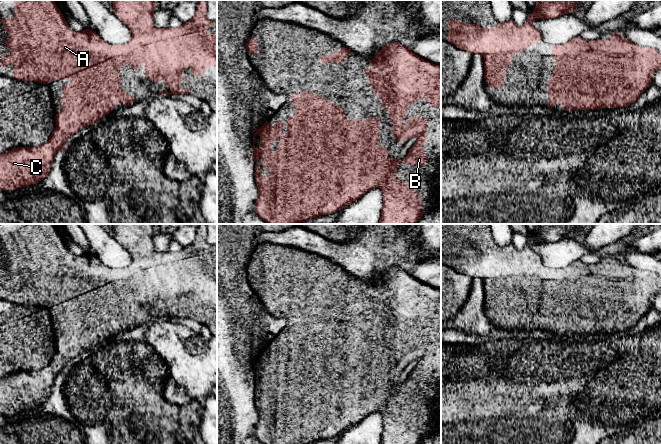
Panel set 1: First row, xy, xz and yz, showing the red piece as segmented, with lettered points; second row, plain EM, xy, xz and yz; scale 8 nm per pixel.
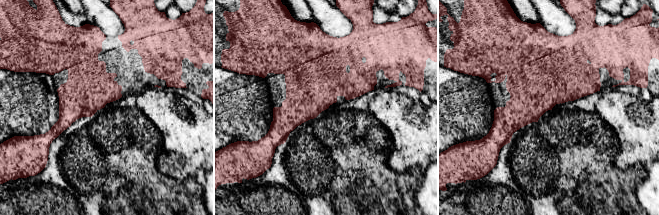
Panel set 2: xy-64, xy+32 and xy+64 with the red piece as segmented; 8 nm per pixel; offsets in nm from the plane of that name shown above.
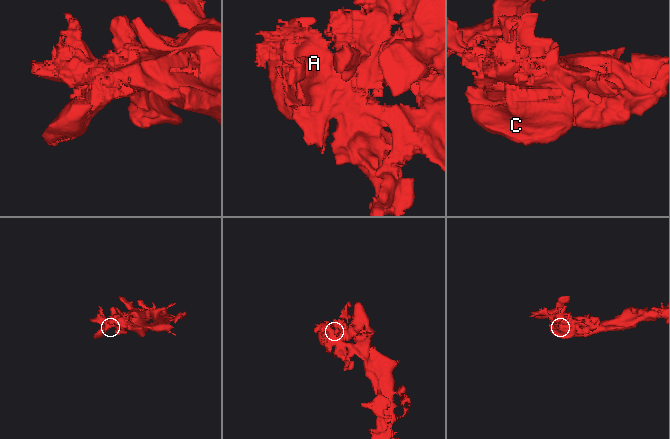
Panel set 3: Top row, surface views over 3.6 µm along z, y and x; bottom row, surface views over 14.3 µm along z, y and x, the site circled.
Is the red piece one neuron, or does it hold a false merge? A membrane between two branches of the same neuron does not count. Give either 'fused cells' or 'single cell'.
single cell

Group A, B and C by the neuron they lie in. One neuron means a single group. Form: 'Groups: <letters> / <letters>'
Groups: A B C

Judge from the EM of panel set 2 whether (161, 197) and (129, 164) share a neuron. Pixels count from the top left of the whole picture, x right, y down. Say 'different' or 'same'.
same

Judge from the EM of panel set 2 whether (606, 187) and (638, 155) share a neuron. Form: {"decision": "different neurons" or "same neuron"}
{"decision": "different neurons"}

